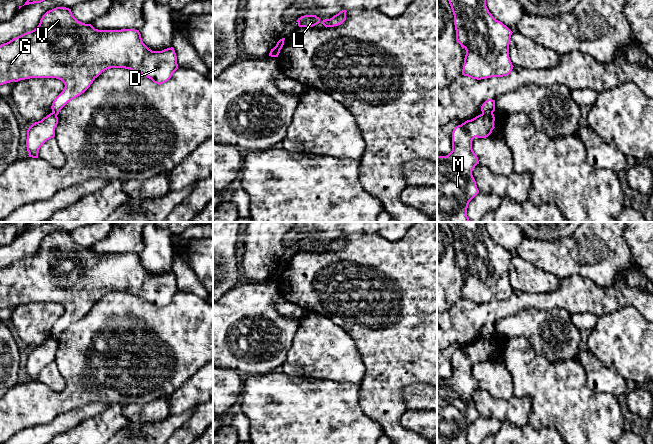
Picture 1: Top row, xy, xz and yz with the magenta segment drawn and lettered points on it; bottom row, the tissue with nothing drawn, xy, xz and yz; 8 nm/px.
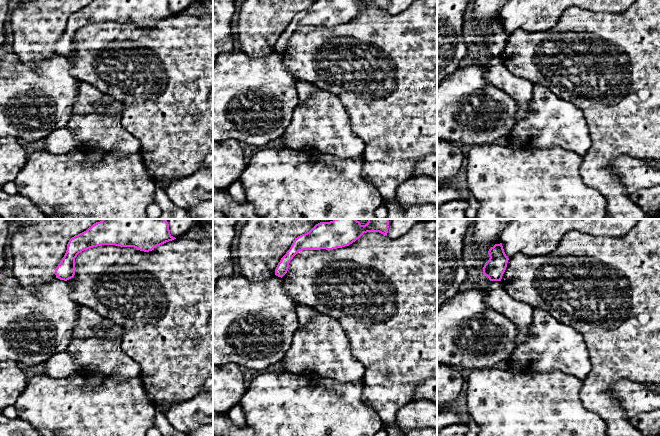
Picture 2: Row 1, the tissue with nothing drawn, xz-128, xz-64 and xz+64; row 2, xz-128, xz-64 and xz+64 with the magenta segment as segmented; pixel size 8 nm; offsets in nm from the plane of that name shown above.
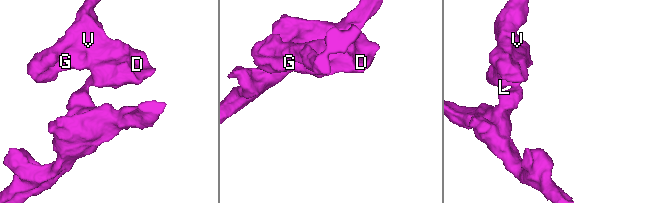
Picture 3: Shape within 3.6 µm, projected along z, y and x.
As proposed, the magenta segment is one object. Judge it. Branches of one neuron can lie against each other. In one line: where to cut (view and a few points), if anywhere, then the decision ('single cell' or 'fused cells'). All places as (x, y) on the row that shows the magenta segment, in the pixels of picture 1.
cut yz (492, 112), (482, 114); fused cells

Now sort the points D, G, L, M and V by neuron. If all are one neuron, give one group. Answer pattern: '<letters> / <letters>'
D G L V / M

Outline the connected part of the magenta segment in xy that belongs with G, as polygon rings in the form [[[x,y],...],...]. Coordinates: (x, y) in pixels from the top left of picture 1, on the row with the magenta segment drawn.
[[[56,7],[52,10],[47,11],[41,18],[39,25],[32,31],[26,32],[16,38],[13,38],[7,43],[0,45],[0,85],[18,82],[20,80],[30,79],[30,78],[56,78],[61,80],[65,87],[63,91],[55,98],[52,103],[51,109],[52,113],[58,115],[60,110],[71,100],[80,96],[84,93],[93,81],[105,70],[110,68],[125,68],[130,69],[134,72],[140,73],[147,78],[151,79],[154,83],[160,85],[167,82],[173,75],[173,73],[178,69],[177,56],[173,47],[164,49],[162,51],[152,51],[149,49],[142,41],[141,34],[139,30],[135,29],[121,29],[121,30],[98,30],[95,29],[91,24],[85,24],[78,21],[71,12],[71,9],[66,7]]]

